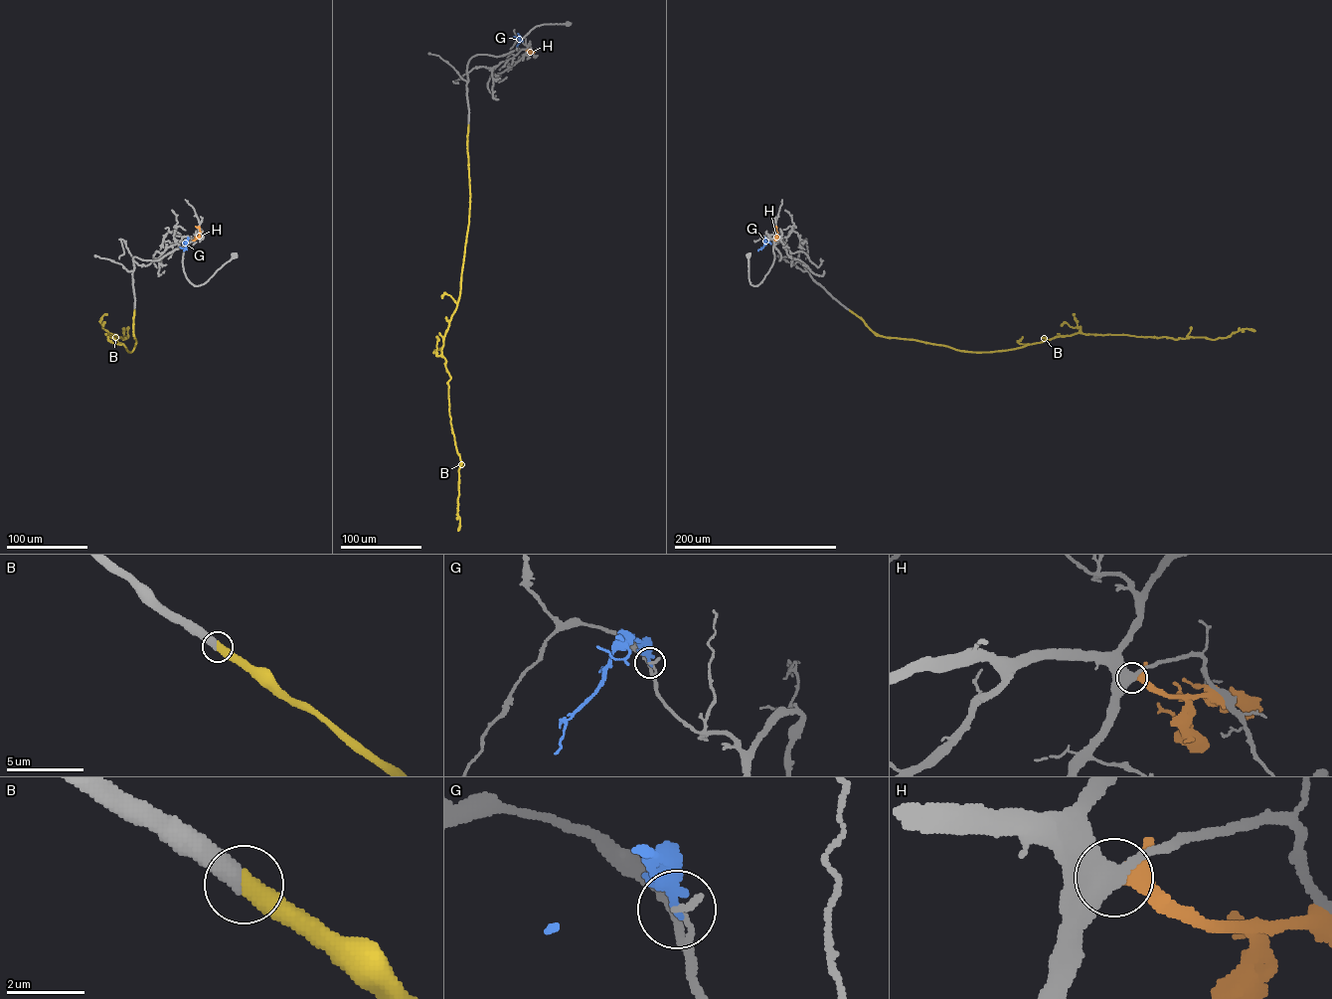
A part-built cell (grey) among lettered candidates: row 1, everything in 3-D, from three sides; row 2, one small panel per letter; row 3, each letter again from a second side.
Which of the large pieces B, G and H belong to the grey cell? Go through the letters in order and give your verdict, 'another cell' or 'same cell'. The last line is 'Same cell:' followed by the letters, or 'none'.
B: same cell
G: another cell
H: another cell
Same cell: B

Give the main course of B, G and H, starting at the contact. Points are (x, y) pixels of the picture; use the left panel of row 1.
B: (134, 310), (136, 342), (130, 352), (107, 333), (122, 339), (126, 337), (124, 339), (124, 331)
G: (188, 238), (184, 250)
H: (193, 241), (200, 232), (195, 226)

